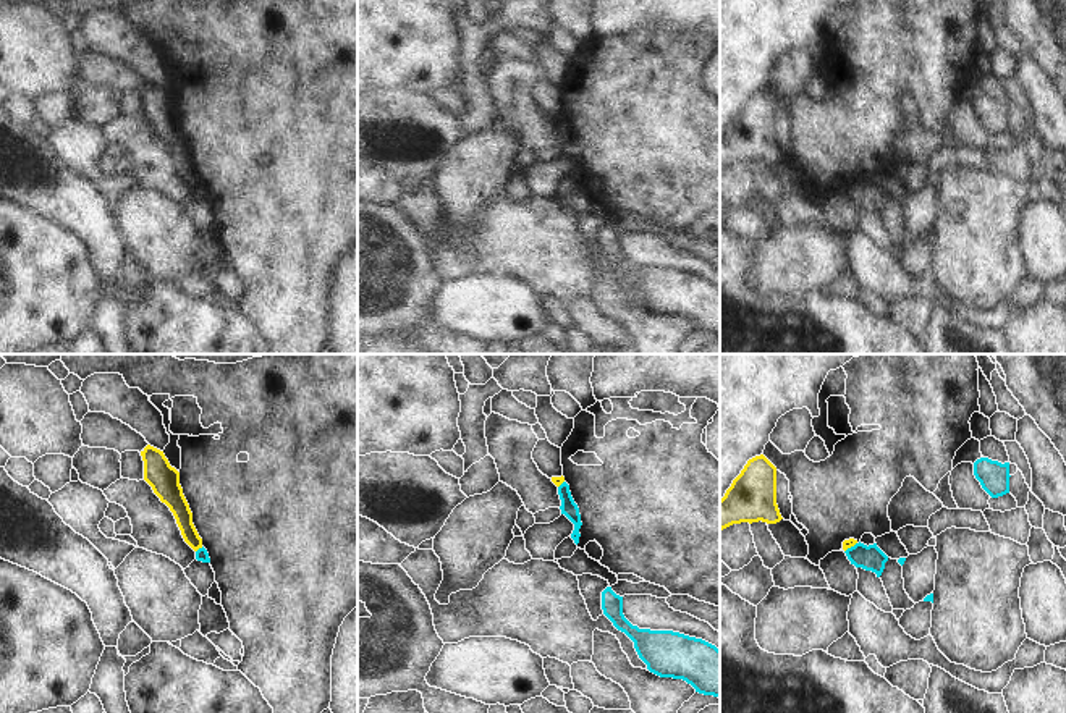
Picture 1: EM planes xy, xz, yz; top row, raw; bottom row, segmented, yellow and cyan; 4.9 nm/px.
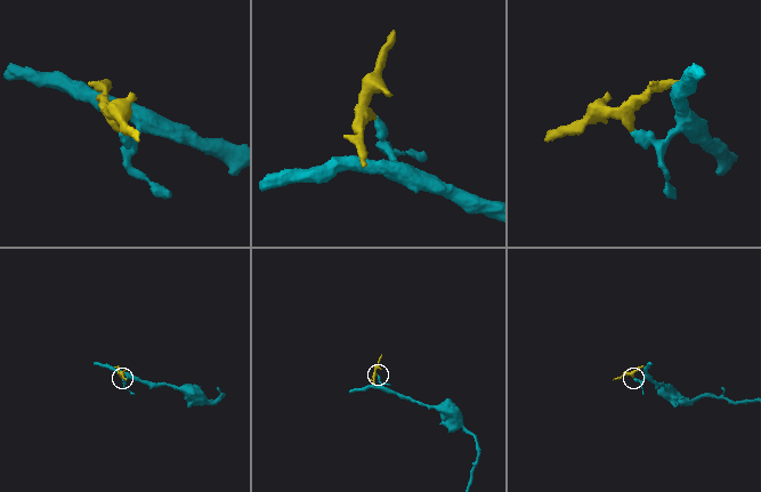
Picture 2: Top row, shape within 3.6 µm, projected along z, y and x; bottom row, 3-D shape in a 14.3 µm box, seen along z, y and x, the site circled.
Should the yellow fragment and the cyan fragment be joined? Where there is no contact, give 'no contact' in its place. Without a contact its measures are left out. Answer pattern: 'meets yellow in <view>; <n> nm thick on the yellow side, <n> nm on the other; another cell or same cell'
meets yellow in xy; 90 nm thick on the yellow side, 60 nm on the other; another cell

